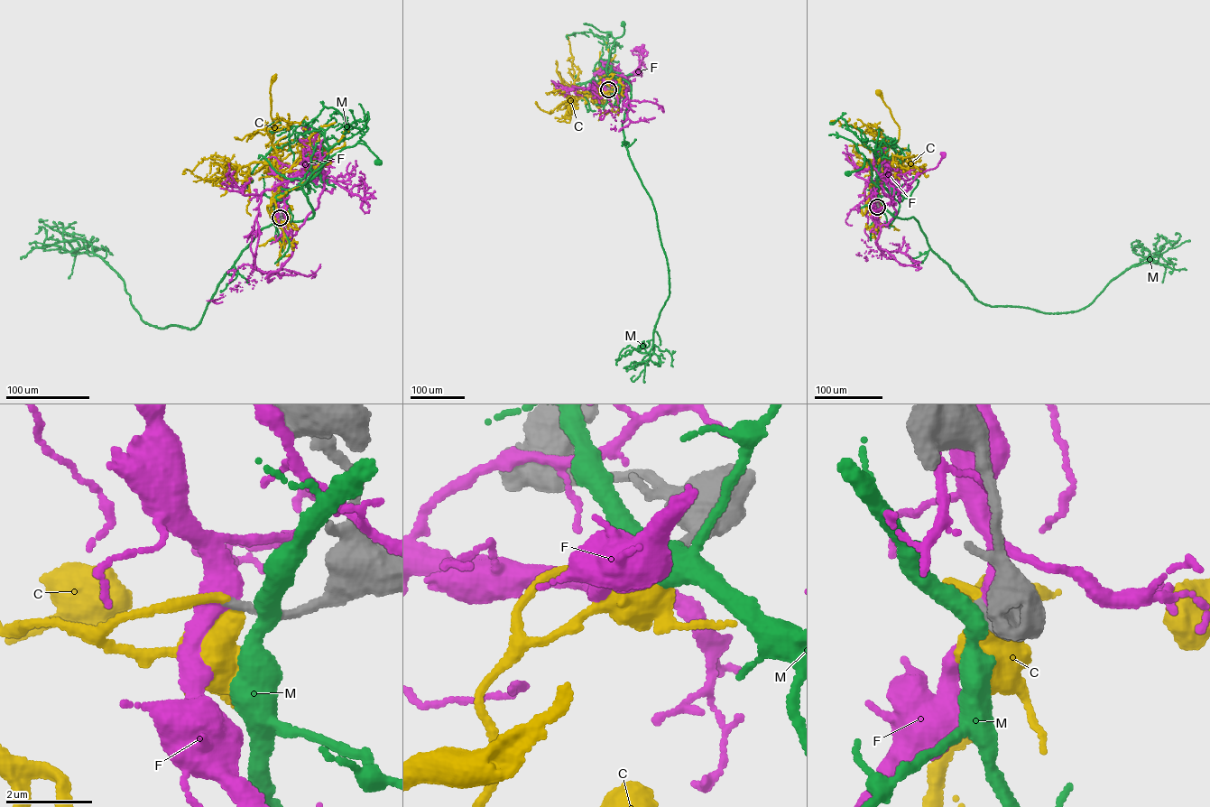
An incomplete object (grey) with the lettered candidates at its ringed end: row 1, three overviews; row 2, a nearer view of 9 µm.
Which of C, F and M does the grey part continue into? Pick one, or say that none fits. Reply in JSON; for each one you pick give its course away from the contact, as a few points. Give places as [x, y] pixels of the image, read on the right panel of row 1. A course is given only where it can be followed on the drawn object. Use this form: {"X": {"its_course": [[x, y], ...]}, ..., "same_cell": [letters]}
{"C": {"its_course": [[877, 207], [880, 197], [872, 192], [886, 179], [900, 129], [877, 92]]}, "same_cell": ["C"]}

